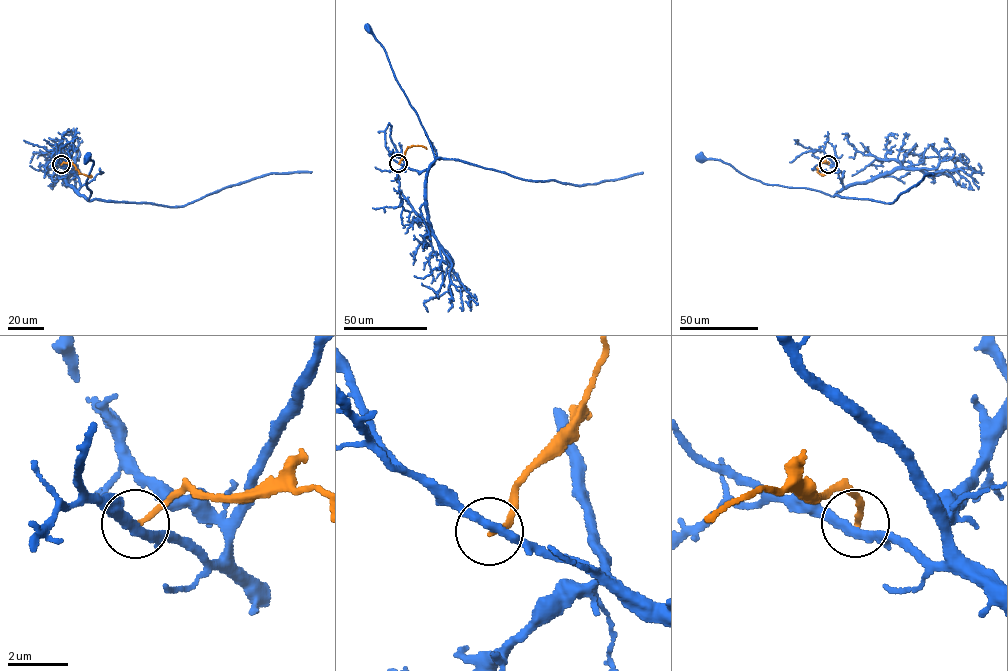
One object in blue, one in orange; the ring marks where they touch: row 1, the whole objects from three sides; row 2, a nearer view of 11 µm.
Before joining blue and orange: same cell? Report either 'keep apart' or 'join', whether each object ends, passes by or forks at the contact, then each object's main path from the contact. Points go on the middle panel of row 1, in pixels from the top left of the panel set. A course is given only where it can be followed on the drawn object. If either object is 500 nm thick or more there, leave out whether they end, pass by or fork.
keep apart; blue passes by; orange ends; course blue (399, 163), (428, 171), (435, 156), (383, 47), (367, 28); course orange (399, 163), (409, 147), (422, 145), (426, 149)

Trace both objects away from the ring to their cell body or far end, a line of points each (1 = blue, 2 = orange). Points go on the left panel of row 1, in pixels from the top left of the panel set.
1: (61, 164), (77, 177), (79, 193), (88, 200), (92, 192), (87, 188), (87, 180), (94, 162), (86, 158)
2: (61, 164), (71, 162), (80, 173), (91, 176)

